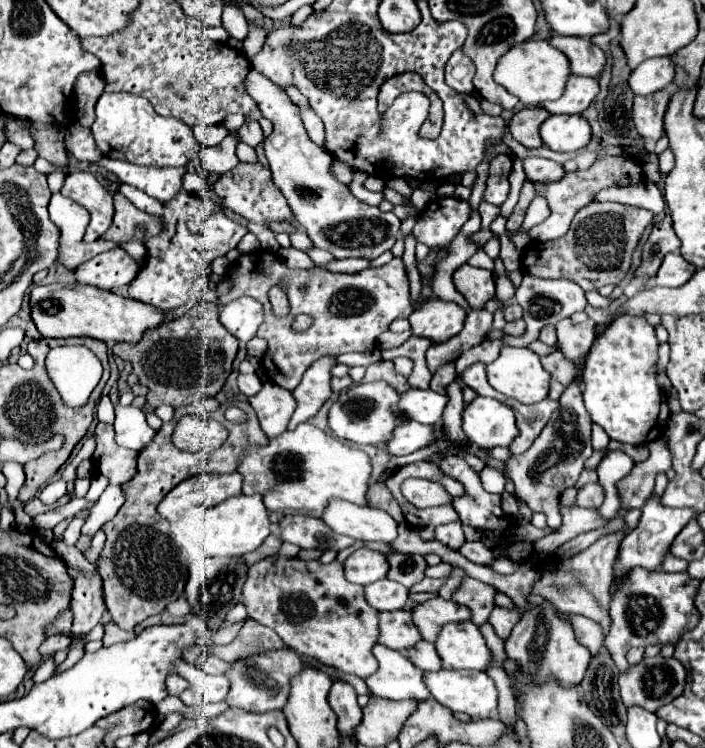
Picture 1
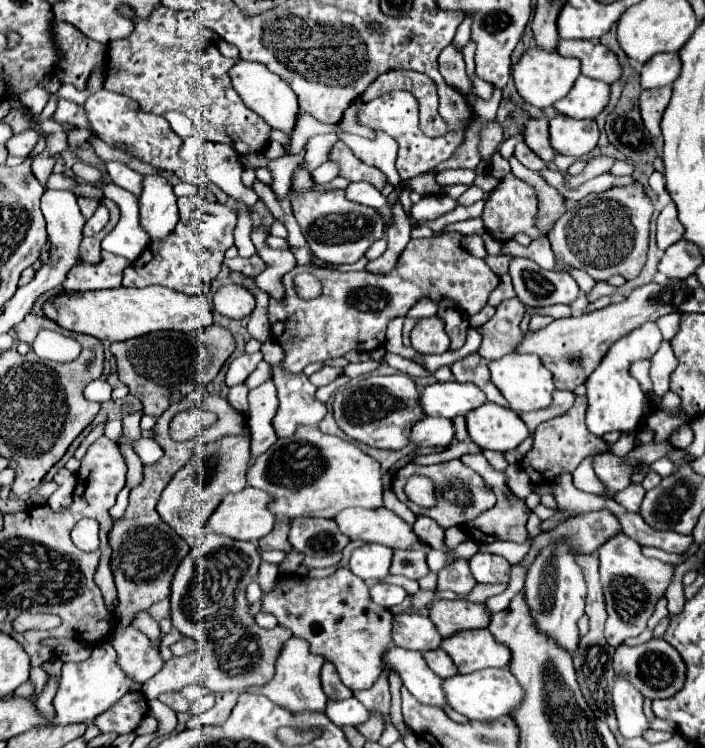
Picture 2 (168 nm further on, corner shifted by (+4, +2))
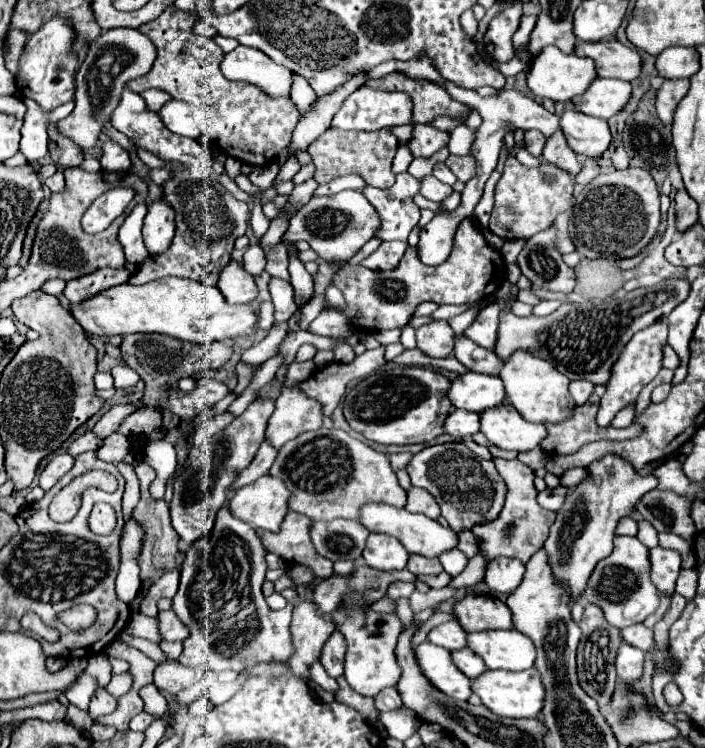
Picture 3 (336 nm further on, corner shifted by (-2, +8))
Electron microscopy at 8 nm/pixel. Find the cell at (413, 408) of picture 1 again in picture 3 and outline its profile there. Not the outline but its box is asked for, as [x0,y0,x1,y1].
[449,372,505,414]

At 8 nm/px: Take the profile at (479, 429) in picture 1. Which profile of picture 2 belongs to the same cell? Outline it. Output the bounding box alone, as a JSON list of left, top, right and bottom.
[467,402,529,452]

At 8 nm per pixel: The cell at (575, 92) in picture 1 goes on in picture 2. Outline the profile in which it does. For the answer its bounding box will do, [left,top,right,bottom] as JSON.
[555,76,611,118]

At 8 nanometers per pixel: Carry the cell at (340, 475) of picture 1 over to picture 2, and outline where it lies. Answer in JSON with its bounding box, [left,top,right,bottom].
[247,426,383,520]

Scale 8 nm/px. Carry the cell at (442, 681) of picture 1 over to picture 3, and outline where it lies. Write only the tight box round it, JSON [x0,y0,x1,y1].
[471,668,543,718]

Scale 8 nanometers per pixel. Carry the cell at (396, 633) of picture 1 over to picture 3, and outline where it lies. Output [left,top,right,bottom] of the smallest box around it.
[427,620,465,650]

